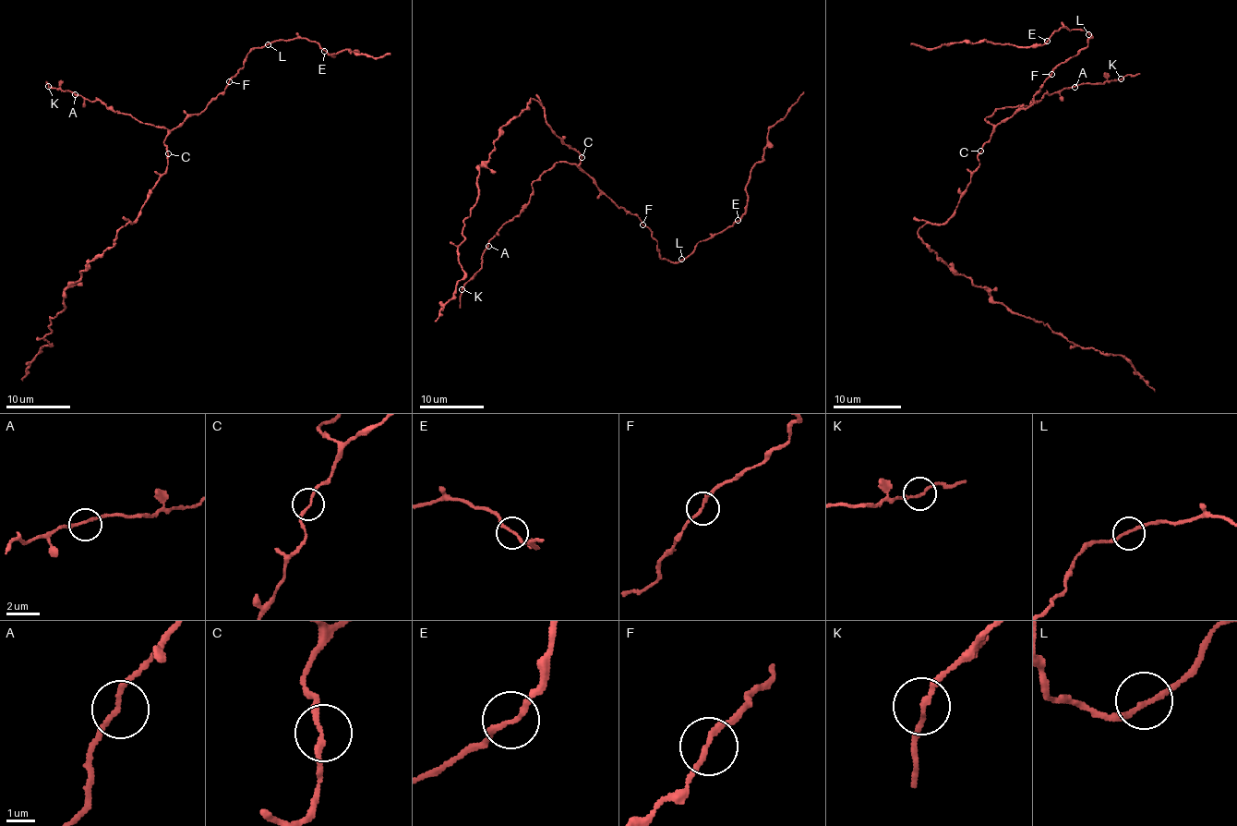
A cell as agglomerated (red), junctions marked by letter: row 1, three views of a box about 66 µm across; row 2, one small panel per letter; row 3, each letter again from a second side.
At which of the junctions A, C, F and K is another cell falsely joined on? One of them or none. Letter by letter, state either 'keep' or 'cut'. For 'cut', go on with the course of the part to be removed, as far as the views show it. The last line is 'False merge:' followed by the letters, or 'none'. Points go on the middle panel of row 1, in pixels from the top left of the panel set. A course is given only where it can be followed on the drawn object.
A: keep
C: keep
F: keep
K: keep
False merge: none

